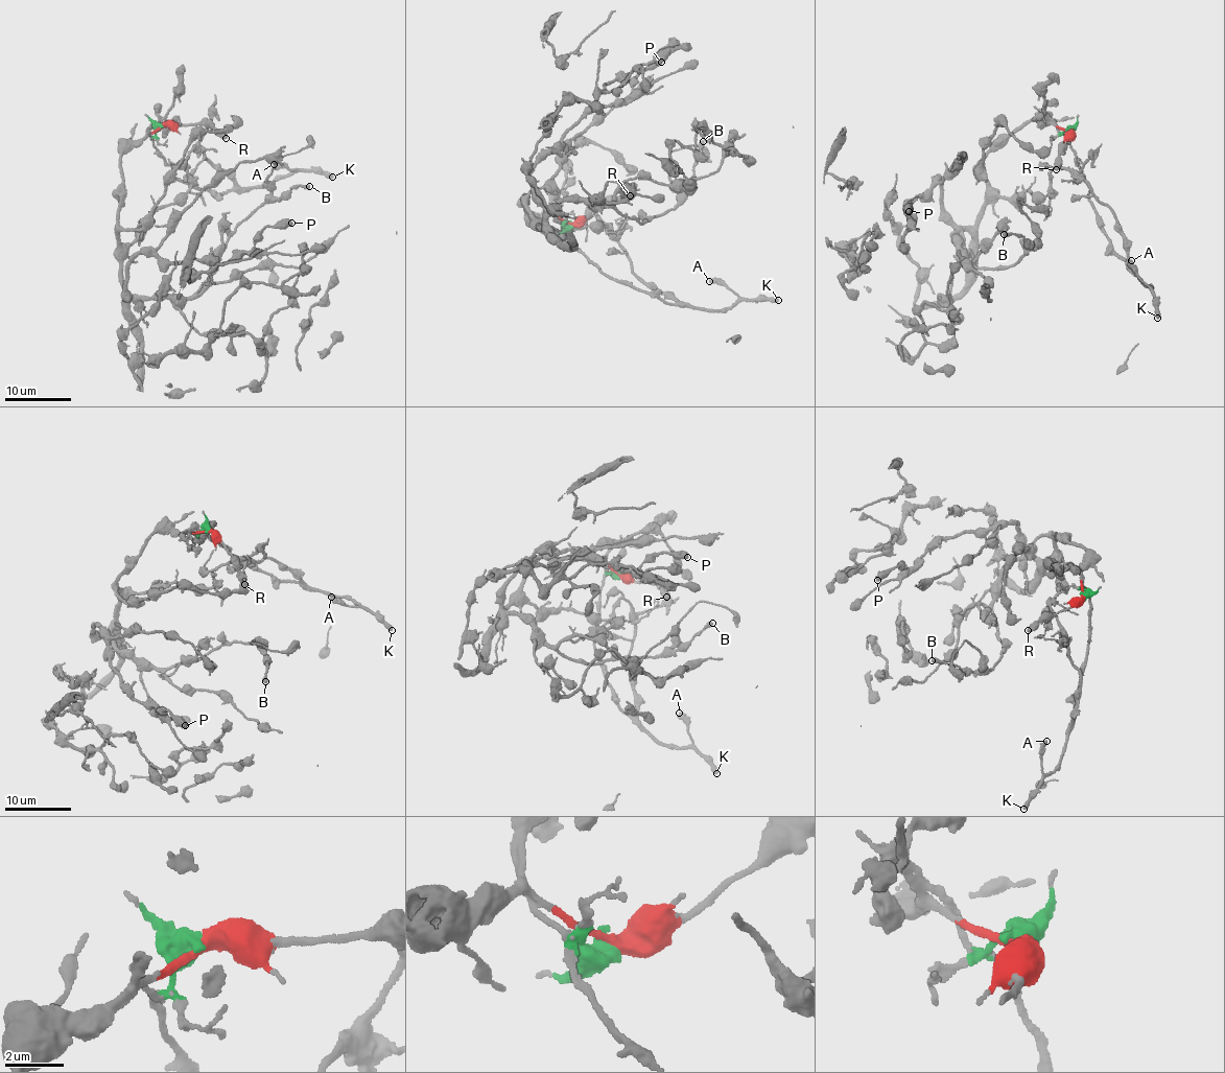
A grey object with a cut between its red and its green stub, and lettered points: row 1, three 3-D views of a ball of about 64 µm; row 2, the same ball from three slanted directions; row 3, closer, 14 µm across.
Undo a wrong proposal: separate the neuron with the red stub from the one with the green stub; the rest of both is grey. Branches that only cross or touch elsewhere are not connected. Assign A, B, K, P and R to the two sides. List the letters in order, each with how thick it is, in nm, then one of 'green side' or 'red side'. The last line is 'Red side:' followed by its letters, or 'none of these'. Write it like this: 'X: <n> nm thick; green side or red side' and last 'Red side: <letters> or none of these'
A: 500 nm thick; green side
B: 440 nm thick; red side
K: 480 nm thick; green side
P: 650 nm thick; red side
R: 550 nm thick; red side
Red side: B, P, R

